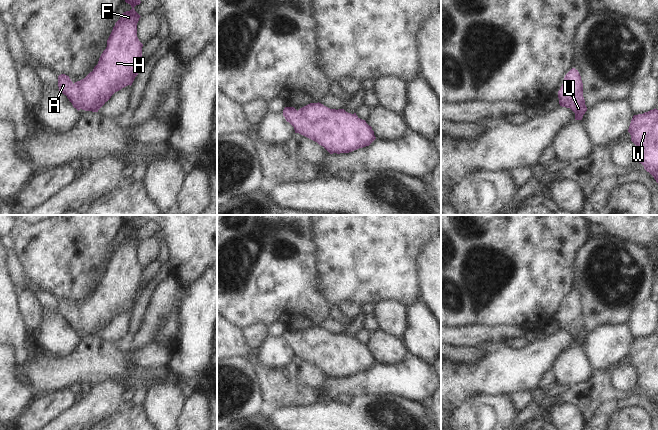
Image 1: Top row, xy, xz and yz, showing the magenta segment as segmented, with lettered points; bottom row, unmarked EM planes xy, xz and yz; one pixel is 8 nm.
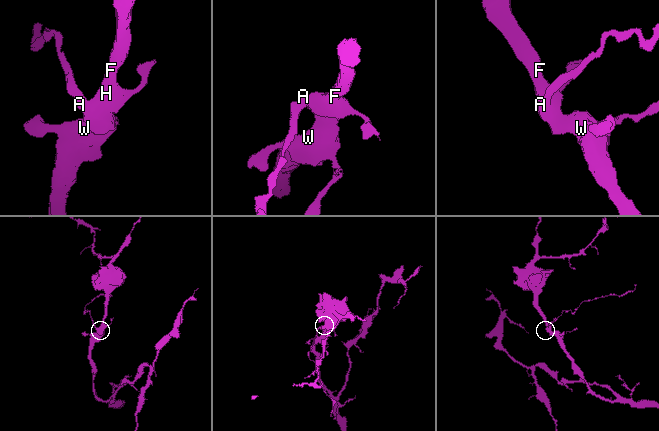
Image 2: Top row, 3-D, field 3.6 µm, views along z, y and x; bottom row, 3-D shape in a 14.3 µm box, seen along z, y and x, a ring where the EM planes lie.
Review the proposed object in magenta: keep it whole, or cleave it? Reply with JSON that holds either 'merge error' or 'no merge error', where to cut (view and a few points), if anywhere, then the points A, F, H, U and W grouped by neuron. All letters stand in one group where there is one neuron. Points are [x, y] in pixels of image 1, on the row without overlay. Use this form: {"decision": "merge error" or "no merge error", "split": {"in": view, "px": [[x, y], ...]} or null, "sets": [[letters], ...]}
{"decision": "no merge error", "split": null, "sets": [["A", "F", "H", "U", "W"]]}

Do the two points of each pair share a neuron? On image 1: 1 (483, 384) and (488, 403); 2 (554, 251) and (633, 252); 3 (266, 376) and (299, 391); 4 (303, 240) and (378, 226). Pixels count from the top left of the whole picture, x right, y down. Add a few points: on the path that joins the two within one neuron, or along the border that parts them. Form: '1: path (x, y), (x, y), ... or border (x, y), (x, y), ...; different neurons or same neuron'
1: border (509, 395), (475, 394), (469, 395), (463, 402); different neurons
2: border (590, 234), (576, 252), (572, 274); different neurons
3: path (274, 383), (278, 386), (291, 386); same neuron
4: border (311, 225), (317, 261); different neurons

